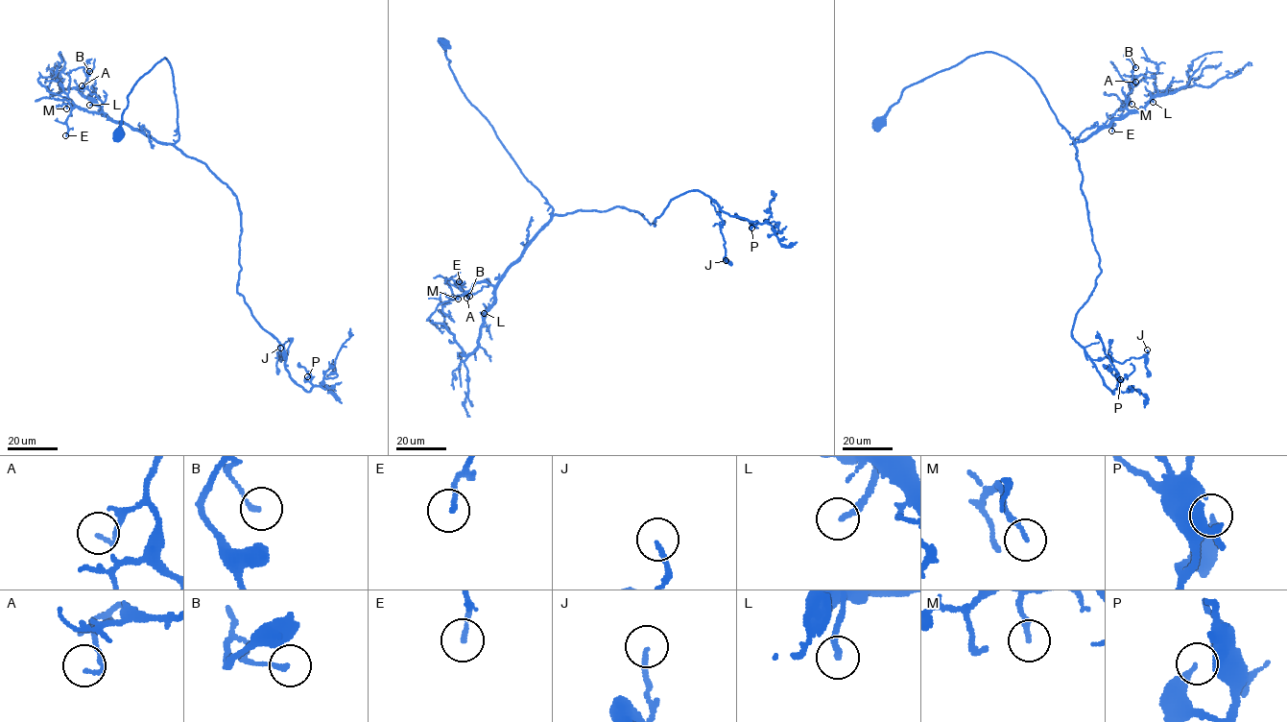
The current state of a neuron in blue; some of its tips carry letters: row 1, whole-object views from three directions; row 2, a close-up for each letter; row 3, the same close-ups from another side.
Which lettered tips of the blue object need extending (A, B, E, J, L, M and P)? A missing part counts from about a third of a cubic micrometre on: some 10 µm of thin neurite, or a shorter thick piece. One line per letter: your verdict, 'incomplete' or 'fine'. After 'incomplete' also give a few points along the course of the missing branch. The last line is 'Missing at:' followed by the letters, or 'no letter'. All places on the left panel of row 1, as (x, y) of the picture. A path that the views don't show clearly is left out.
A: fine
B: fine
E: fine
J: fine
L: incomplete | (89, 105), (84, 119), (79, 114)
M: fine
P: fine
Missing at: L

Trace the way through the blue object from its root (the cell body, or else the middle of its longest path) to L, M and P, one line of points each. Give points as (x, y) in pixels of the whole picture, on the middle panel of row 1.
L: (442, 41), (461, 90), (553, 209), (551, 220), (499, 282), (493, 304), (484, 313)
M: (442, 41), (461, 90), (553, 209), (551, 220), (502, 279), (495, 285), (477, 282), (458, 299)
P: (442, 41), (461, 90), (552, 215), (624, 206), (655, 226), (670, 201), (700, 190), (751, 228)

